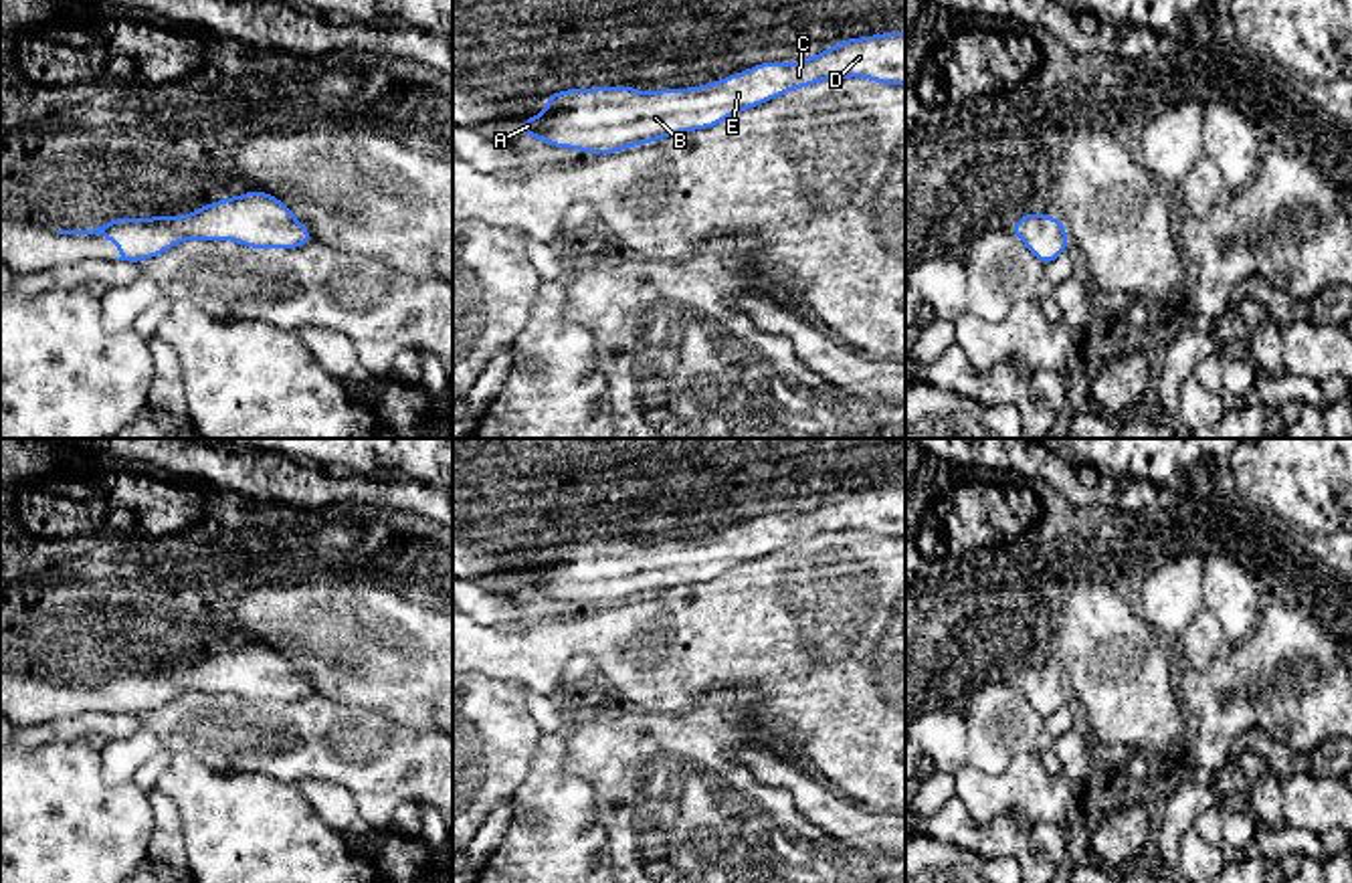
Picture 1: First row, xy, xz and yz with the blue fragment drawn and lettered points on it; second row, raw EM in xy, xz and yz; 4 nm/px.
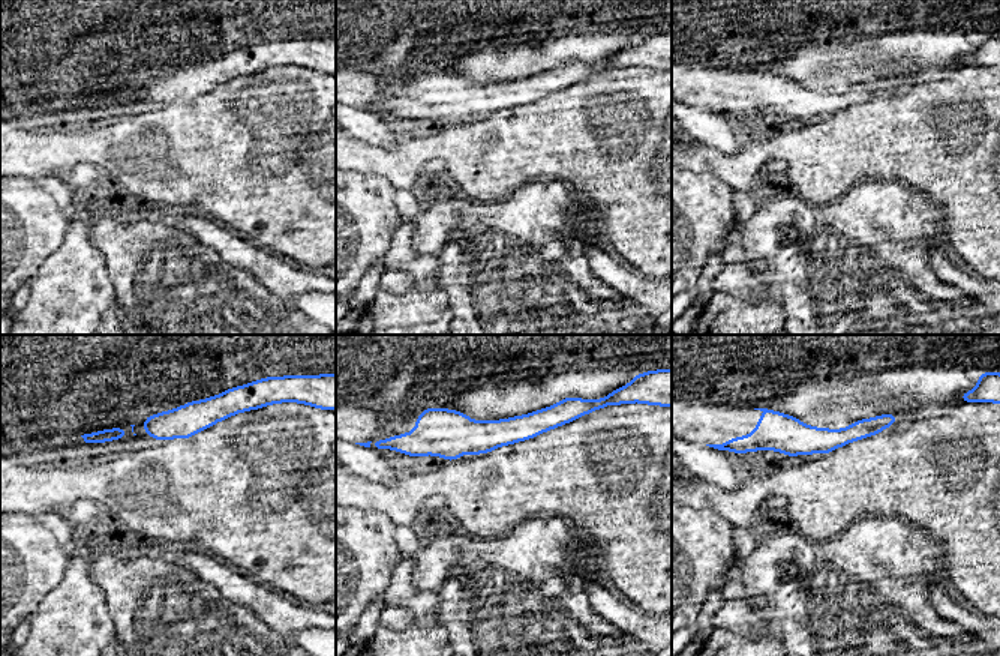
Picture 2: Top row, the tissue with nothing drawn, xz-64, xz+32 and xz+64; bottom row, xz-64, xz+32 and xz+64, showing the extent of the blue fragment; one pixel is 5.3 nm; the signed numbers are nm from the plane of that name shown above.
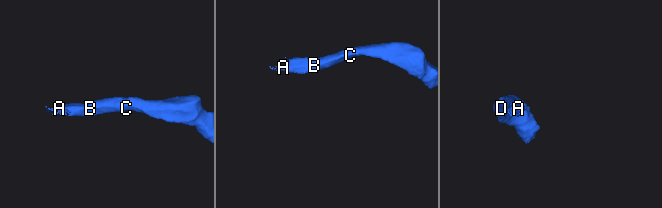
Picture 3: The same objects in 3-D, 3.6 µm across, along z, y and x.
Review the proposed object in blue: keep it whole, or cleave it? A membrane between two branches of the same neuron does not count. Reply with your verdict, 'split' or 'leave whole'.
leave whole

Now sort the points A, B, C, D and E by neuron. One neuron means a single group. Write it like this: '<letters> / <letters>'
A B C D E

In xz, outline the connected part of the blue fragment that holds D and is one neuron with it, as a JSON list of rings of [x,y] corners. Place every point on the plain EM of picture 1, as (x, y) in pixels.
[[[905,485],[847,491],[796,517],[762,515],[693,542],[641,546],[618,537],[552,546],[546,564],[525,570],[521,584],[562,602],[616,606],[620,600],[713,580],[786,544],[845,529],[905,537]]]

